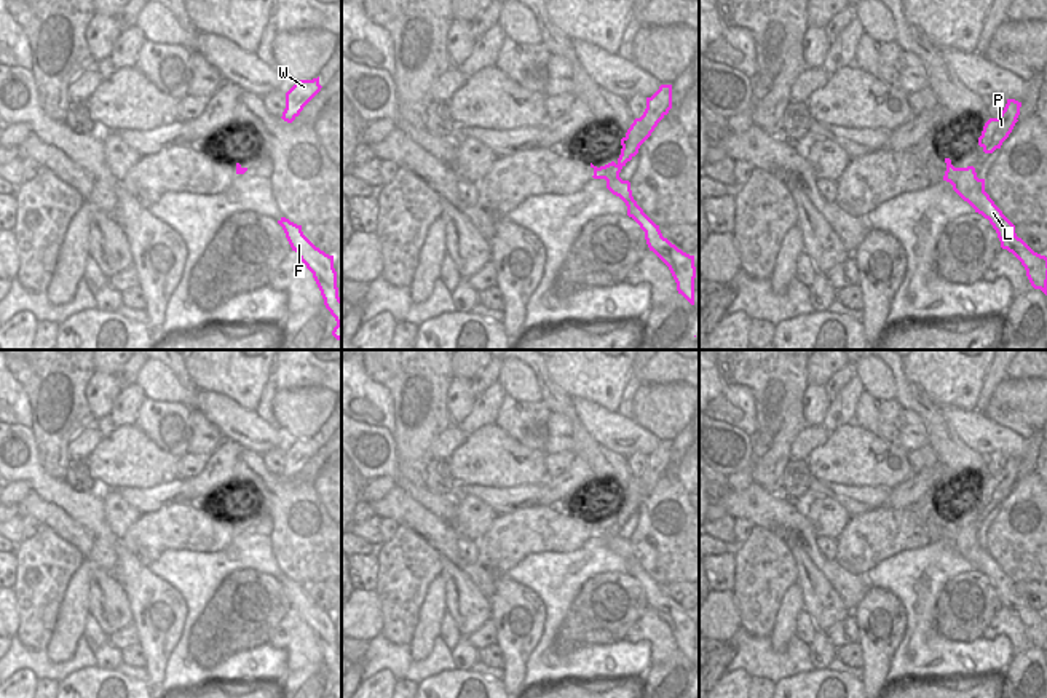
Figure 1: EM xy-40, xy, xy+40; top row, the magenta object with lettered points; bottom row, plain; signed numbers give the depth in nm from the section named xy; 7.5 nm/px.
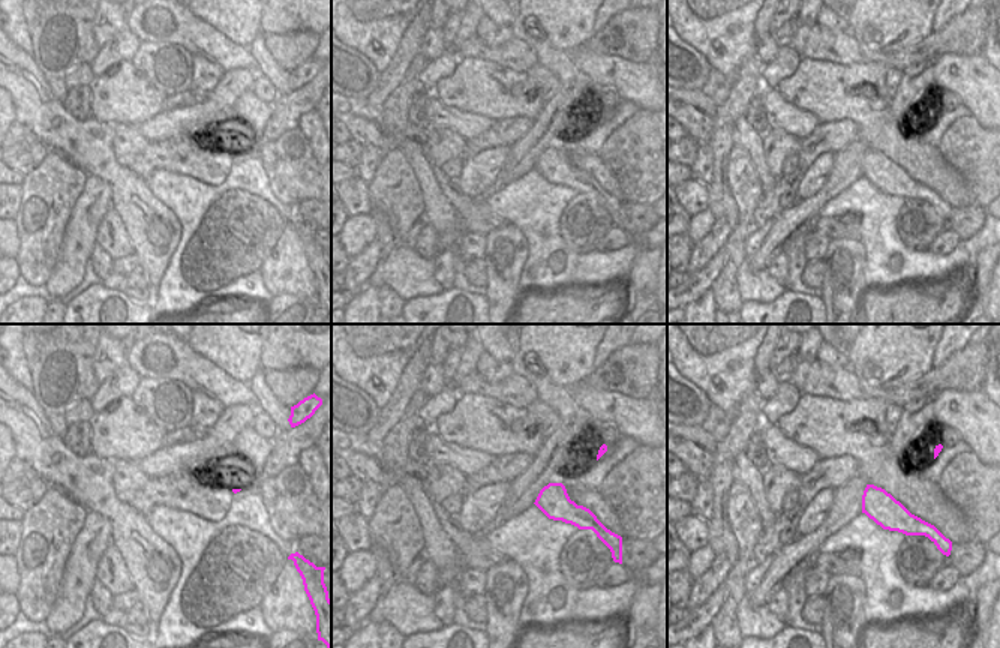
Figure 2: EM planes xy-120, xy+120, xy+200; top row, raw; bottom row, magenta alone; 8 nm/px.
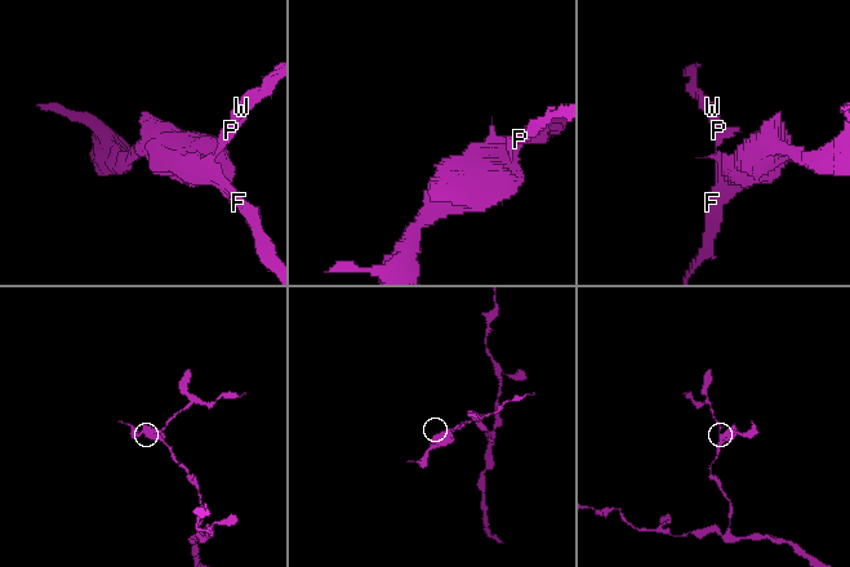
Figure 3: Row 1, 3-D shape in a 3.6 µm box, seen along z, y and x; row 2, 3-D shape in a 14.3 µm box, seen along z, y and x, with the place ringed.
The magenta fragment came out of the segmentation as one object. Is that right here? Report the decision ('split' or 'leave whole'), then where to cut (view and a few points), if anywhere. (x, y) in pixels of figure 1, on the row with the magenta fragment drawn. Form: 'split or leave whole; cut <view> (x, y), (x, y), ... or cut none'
split; cut xy (616, 165), (620, 170)

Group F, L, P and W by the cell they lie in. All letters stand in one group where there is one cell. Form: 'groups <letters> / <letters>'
groups F L / P W

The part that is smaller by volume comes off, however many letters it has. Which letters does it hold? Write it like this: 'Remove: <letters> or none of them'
Remove: P, W

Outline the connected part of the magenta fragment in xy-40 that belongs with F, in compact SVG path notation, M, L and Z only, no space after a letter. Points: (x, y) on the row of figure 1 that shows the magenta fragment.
M281 217L278 224L282 227L292 251L298 254L300 260L313 273L313 278L324 299L324 305L337 321L337 326L334 327L332 335L337 340L340 340L342 339L342 299L338 297L334 256L329 256L319 248L316 248L303 235L302 225L297 225L286 217Z

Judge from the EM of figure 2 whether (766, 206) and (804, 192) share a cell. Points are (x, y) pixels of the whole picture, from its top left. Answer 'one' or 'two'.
two

